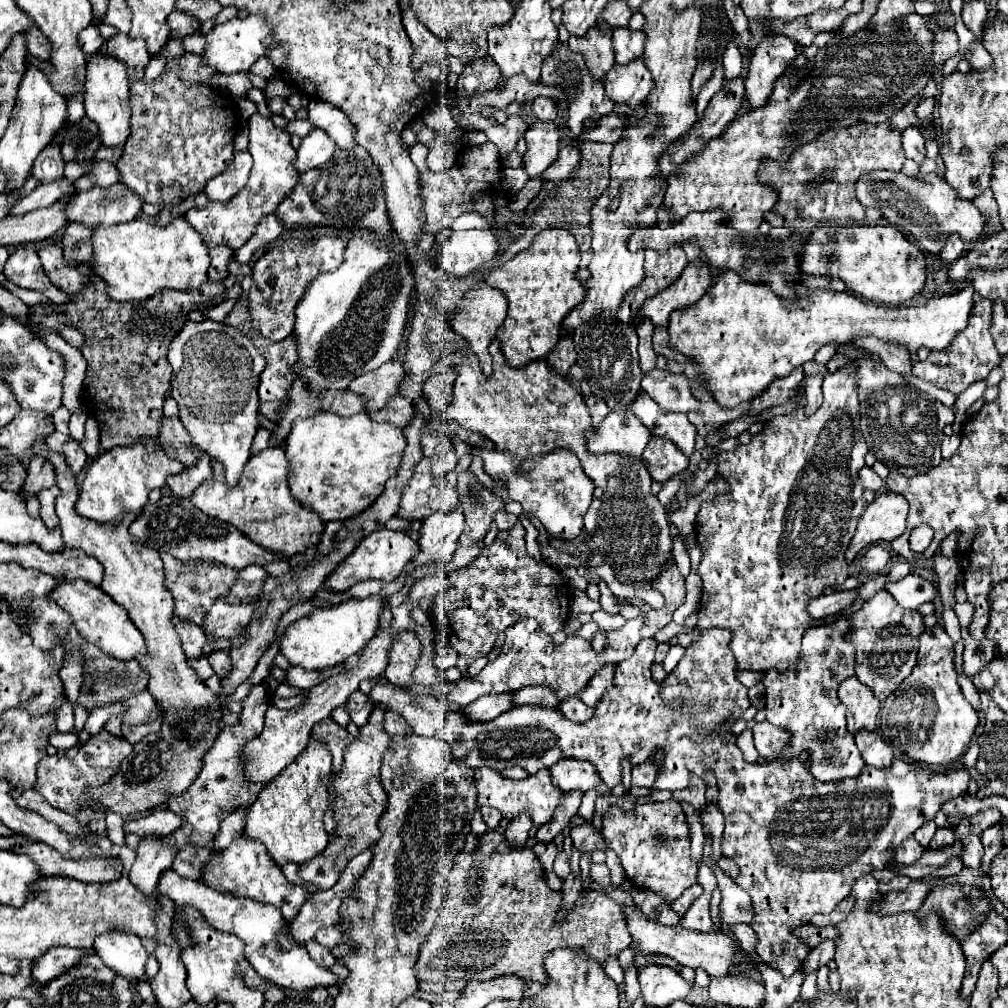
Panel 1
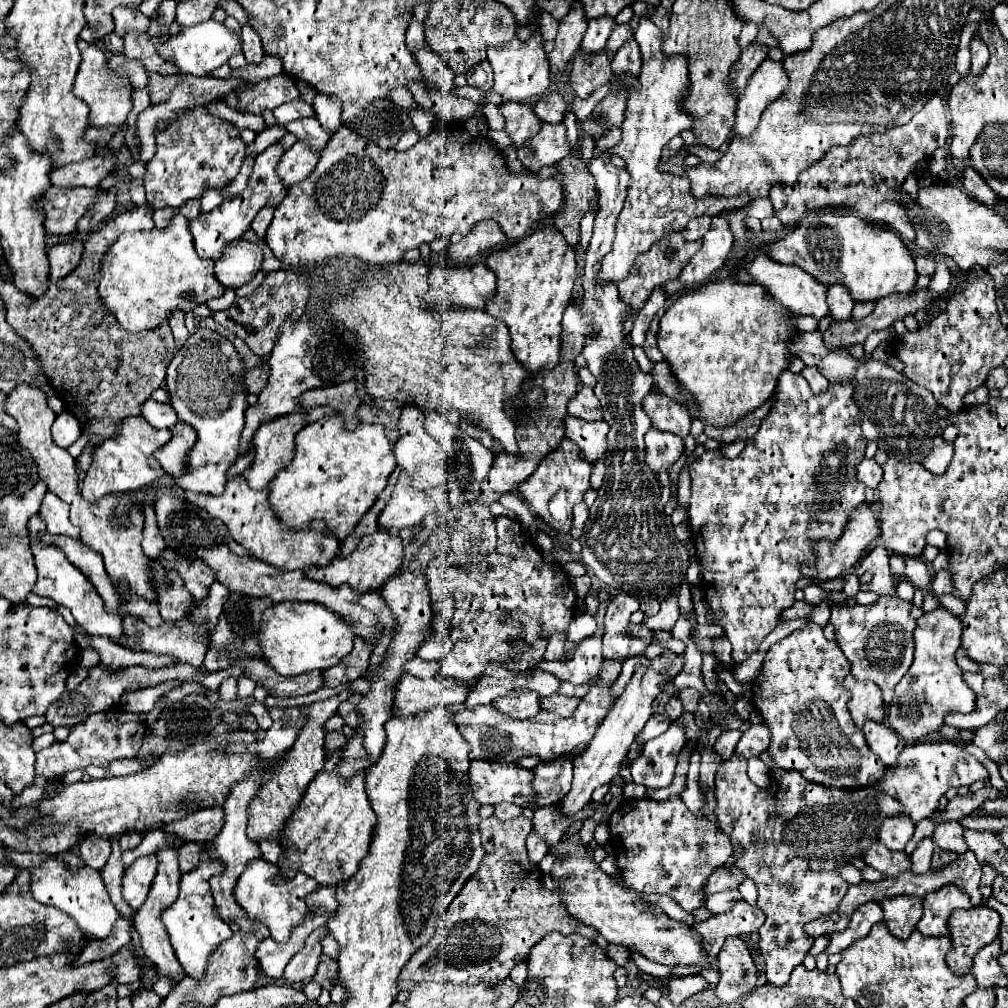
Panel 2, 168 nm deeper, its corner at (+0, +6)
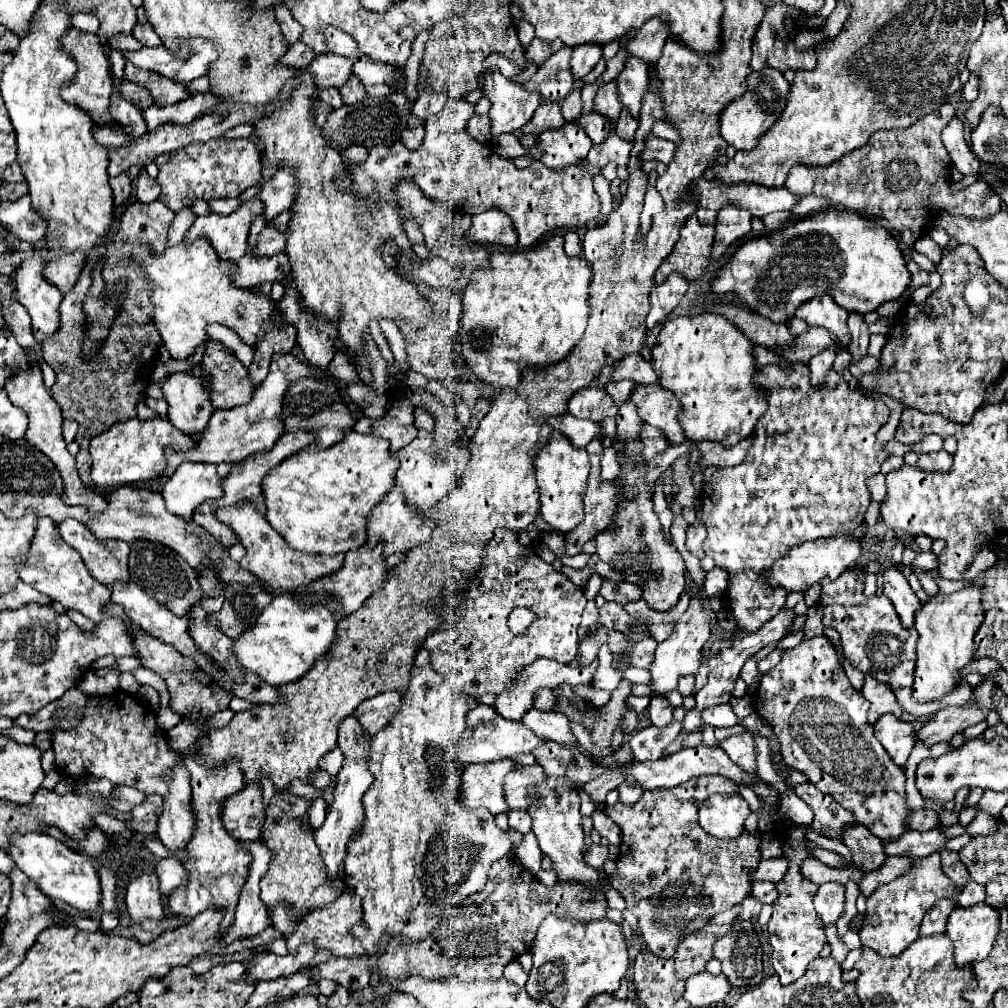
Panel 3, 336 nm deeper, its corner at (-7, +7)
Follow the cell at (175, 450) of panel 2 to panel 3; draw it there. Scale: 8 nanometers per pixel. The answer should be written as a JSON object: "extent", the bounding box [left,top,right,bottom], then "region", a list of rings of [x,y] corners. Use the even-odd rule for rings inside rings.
{"extent":[161,374,213,440],"region":[[[171,374],[161,388],[163,398],[169,404],[167,418],[175,428],[199,440],[213,414],[213,406],[201,378],[195,374]]]}

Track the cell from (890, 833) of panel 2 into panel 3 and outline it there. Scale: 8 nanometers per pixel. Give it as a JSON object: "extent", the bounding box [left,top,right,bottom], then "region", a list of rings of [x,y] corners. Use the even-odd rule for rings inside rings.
{"extent":[753,636,909,840],"region":[[[825,636],[801,642],[795,648],[785,650],[781,662],[763,674],[753,700],[757,714],[775,730],[787,766],[805,774],[809,782],[821,792],[833,796],[837,804],[855,816],[855,822],[863,824],[877,838],[893,840],[905,832],[903,822],[909,814],[909,810],[905,810],[905,774],[895,762],[891,762],[889,754],[875,738],[873,728],[867,722],[869,702],[849,684],[843,668],[839,666],[835,650]]]}

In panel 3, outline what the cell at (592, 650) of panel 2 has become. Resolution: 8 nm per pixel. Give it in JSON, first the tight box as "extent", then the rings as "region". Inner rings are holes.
{"extent":[493,658,597,720],"region":[[[539,658],[531,666],[527,666],[525,670],[521,670],[521,674],[517,674],[517,678],[513,680],[513,684],[507,690],[503,690],[501,694],[495,696],[493,708],[495,708],[495,712],[499,716],[503,716],[507,720],[521,720],[523,714],[531,710],[533,696],[535,696],[537,690],[541,690],[541,688],[555,688],[555,686],[561,686],[561,684],[571,684],[571,686],[589,684],[591,678],[593,678],[593,674],[595,674],[595,670],[597,670],[597,662],[593,662],[587,668],[579,668],[579,666],[567,666],[567,664],[551,662],[547,658]]]}

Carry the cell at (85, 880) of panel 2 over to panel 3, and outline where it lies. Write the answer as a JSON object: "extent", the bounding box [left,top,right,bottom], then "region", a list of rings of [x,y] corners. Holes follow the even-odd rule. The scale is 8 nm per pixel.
{"extent":[9,832,101,914],"region":[[[13,832],[9,836],[9,856],[13,858],[13,862],[17,864],[19,870],[23,870],[31,880],[37,882],[39,890],[49,896],[49,898],[57,898],[67,902],[69,906],[87,912],[87,914],[95,914],[101,906],[101,882],[99,876],[93,868],[93,862],[79,852],[73,852],[71,848],[67,848],[63,842],[41,834],[41,832],[29,832],[29,834],[19,834]]]}

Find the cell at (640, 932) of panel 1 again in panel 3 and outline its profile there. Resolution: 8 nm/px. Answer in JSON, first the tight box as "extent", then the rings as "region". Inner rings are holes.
{"extent":[527,776,603,890],"region":[[[547,776],[539,784],[529,786],[529,794],[537,796],[535,802],[529,804],[527,812],[533,818],[533,834],[539,842],[539,848],[543,854],[547,854],[553,862],[553,870],[559,874],[559,880],[575,880],[587,886],[595,886],[597,890],[603,890],[599,872],[585,866],[583,862],[583,828],[581,828],[581,812],[579,812],[579,794],[569,778],[557,778],[557,776]]]}

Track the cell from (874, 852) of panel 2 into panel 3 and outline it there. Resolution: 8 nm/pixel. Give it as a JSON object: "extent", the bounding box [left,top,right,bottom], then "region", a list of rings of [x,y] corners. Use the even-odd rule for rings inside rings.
{"extent":[841,824,887,872],"region":[[[847,824],[843,828],[841,842],[851,850],[853,866],[863,872],[877,870],[887,858],[883,852],[883,842],[879,842],[879,838],[875,838],[865,826]]]}

